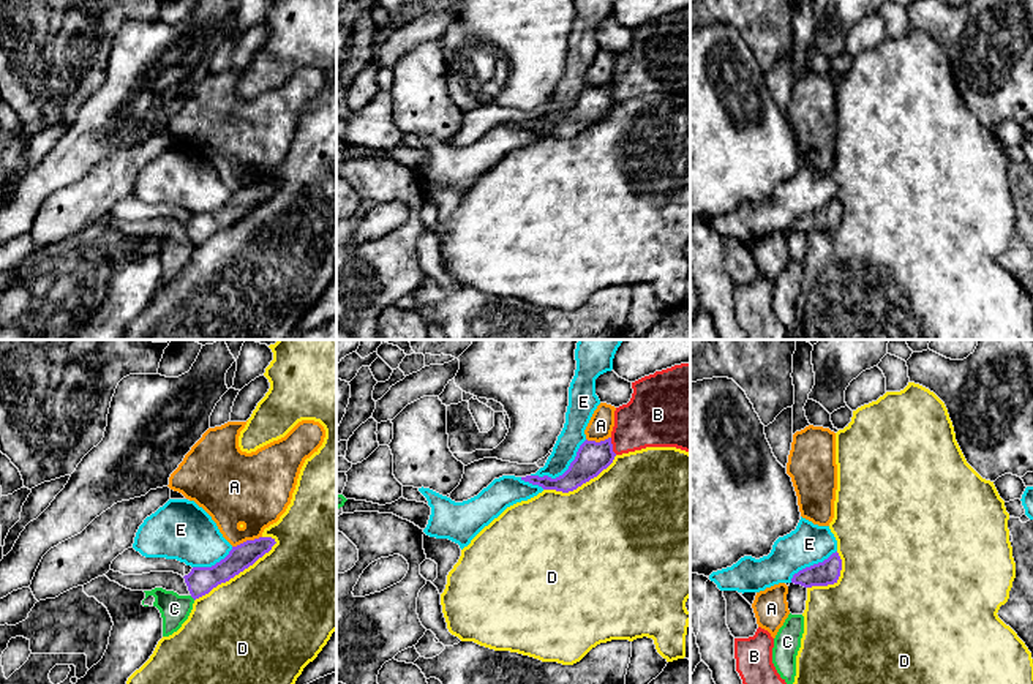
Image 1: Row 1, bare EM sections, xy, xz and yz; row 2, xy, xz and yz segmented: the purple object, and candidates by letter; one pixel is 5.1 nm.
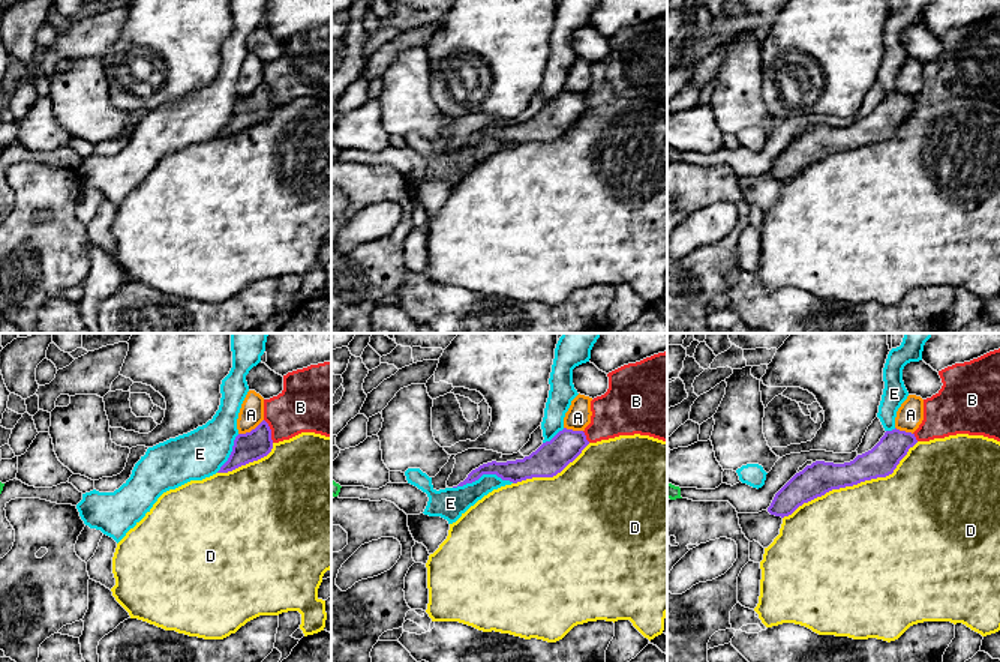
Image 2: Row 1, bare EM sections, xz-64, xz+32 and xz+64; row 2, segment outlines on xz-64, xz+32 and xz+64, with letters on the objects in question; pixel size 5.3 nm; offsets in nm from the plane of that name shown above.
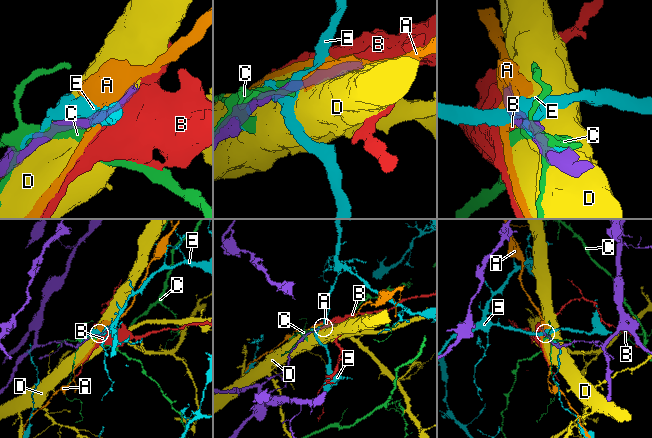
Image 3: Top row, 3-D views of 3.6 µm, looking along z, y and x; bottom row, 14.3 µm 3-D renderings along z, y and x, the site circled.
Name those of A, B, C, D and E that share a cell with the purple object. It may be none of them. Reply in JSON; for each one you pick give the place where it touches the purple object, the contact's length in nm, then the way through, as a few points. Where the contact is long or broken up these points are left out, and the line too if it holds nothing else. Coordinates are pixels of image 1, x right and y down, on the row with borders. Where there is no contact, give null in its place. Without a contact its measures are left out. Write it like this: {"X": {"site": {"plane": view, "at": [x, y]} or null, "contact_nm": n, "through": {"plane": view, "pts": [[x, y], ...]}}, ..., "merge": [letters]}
{"merge": []}

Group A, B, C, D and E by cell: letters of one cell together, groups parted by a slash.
A / B / C / D / E

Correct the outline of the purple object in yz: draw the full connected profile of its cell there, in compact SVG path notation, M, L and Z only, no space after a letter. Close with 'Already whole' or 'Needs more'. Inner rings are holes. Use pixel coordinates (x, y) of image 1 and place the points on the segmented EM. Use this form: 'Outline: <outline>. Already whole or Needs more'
Outline: M836 551L823 562L813 564L794 573L791 583L804 588L834 584L840 577L840 570L842 559Z. Already whole

